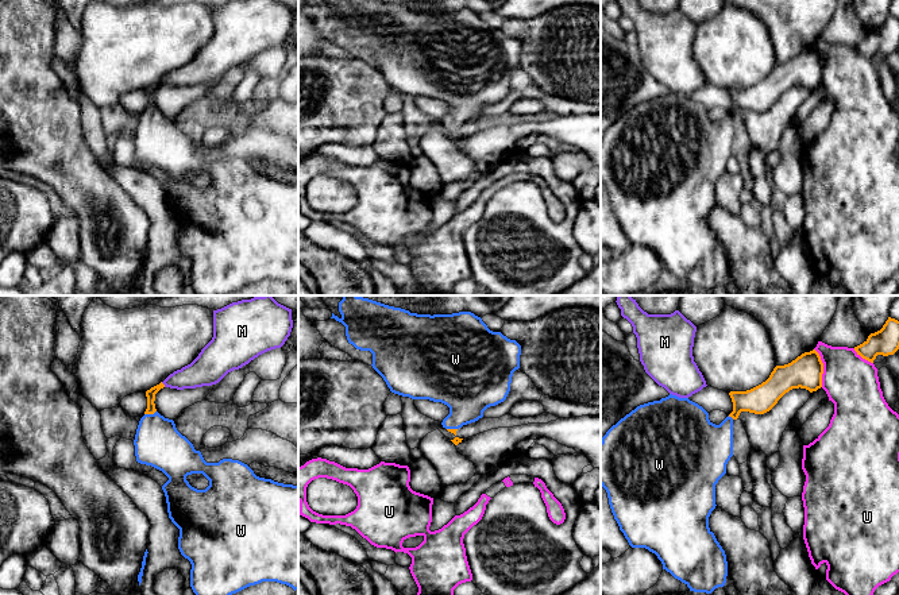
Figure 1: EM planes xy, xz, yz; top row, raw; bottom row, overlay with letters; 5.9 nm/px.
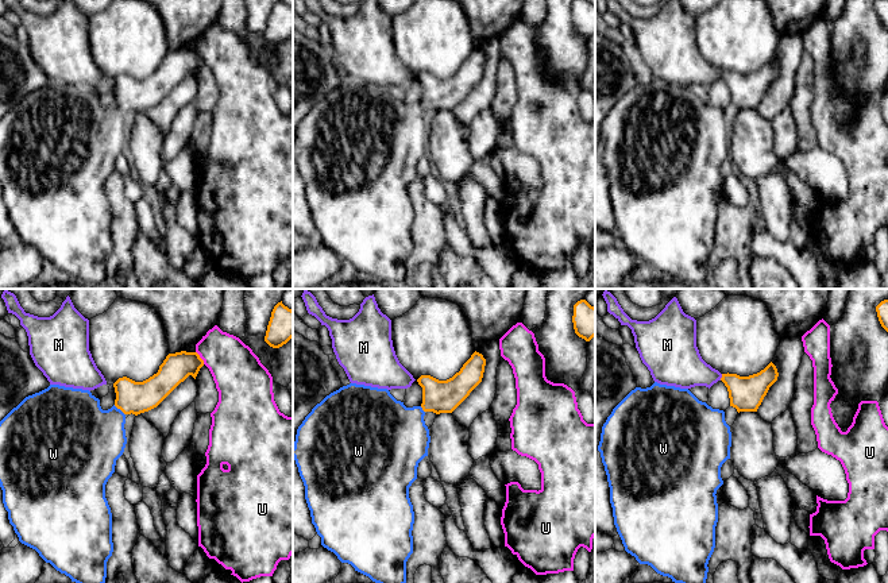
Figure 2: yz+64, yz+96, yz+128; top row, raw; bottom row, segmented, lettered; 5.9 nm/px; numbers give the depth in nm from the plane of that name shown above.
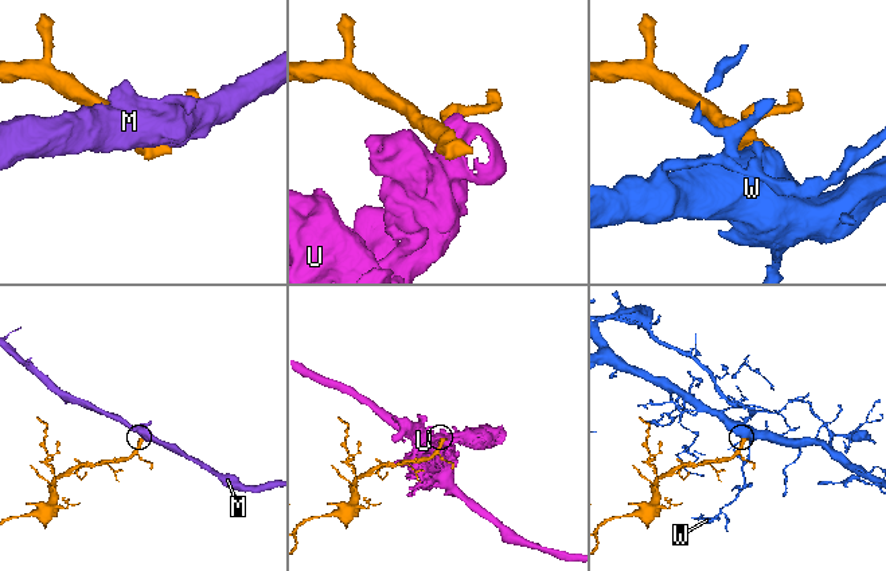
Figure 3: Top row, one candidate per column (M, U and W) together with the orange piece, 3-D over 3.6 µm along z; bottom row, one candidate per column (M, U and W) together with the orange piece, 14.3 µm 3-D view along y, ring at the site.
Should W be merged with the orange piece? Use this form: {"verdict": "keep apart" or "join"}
{"verdict": "join"}

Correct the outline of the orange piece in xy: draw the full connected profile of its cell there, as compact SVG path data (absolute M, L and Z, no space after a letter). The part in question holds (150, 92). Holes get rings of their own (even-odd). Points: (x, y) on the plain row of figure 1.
M161 80L146 89L147 107L136 127L135 154L138 161L151 163L169 175L162 188L169 216L180 227L178 247L192 262L193 290L197 295L228 295L262 279L277 279L294 289L298 287L298 183L259 175L239 158L223 157L219 161L207 161L201 150L177 128L174 119L157 109L155 92L163 85ZM192 171L202 171L209 178L209 183L205 188L192 185L186 178Z

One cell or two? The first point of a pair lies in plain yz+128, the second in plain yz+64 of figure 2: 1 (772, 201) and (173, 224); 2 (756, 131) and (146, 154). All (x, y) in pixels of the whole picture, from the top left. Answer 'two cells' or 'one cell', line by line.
1: one cell
2: one cell

